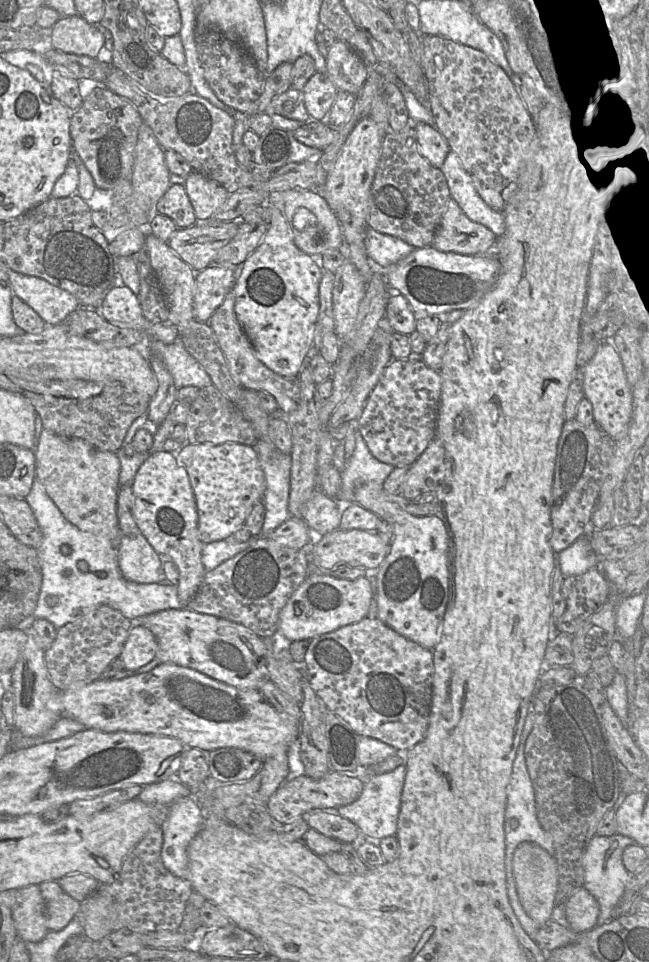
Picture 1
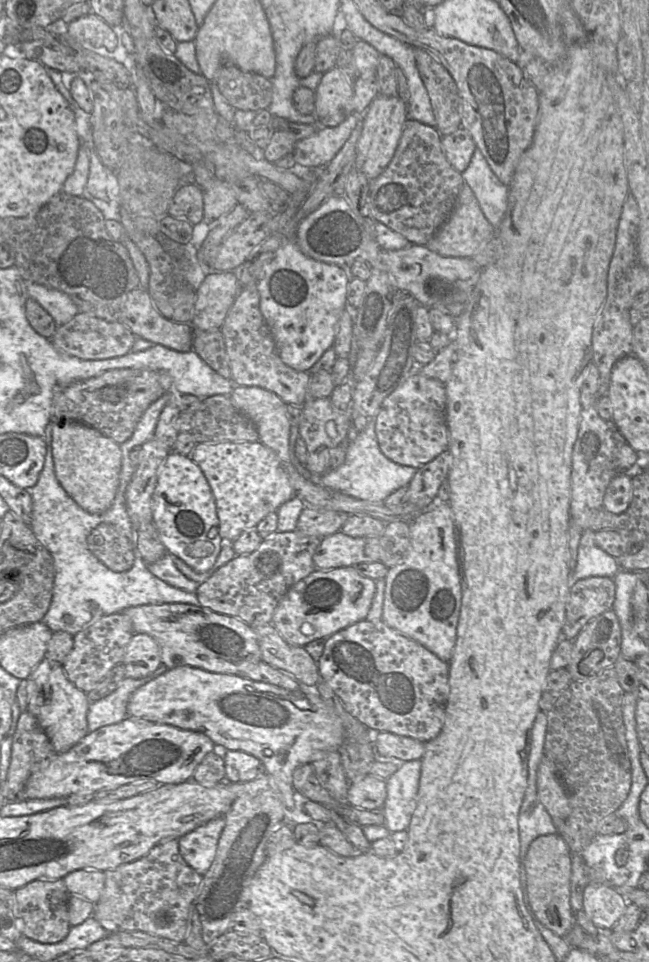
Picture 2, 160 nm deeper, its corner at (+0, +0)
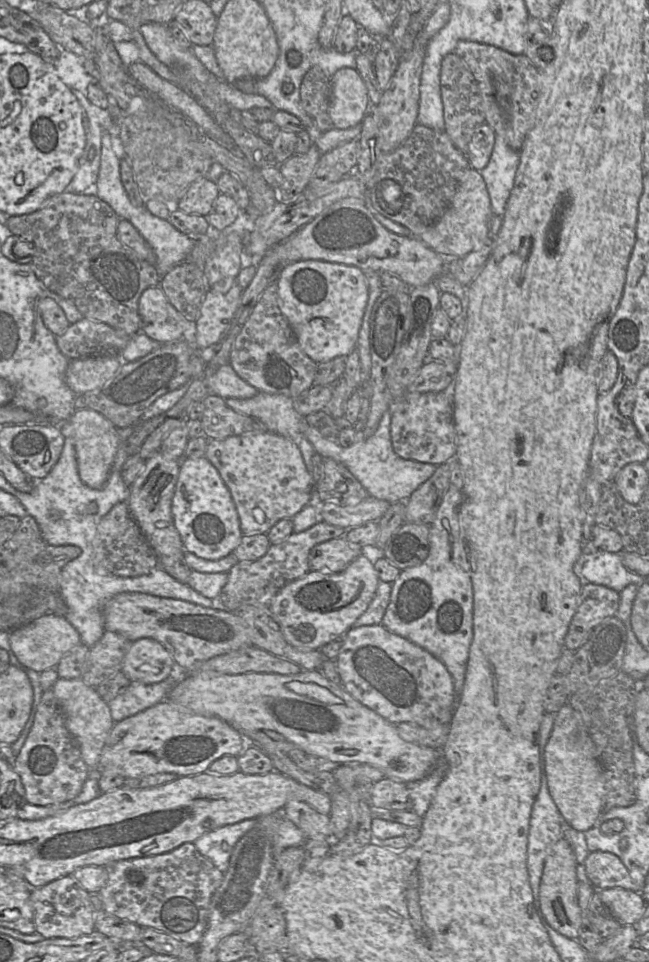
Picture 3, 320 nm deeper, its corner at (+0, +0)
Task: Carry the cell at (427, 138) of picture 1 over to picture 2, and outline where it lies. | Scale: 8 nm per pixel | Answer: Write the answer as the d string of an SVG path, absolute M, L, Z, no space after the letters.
M459 128L451 134L443 135L441 145L451 166L460 173L469 166L477 149L470 133L463 128Z

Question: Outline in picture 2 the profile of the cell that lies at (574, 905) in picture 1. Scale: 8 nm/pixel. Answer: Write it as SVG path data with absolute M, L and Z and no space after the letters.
M589 882L583 892L582 910L600 931L610 931L623 915L628 901L606 883Z

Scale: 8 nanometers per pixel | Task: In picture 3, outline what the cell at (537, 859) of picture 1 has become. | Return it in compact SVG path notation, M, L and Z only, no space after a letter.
M559 839L550 849L544 861L540 881L539 899L542 913L549 925L571 939L577 939L581 925L581 912L577 898L577 875L575 855L568 841Z

